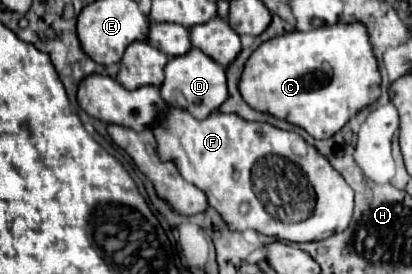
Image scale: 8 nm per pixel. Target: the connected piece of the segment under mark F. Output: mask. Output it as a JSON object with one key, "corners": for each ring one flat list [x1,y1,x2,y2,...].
{"corners":[[169,107,169,117,165,117,165,121,161,121,161,125,153,127,155,139,157,139,157,153,161,157,161,161,173,161,181,173,181,177,189,183,193,183,197,189,201,189,207,195,209,205,221,215,221,219,227,223,227,227,231,231,247,231,253,229,261,235,267,237,277,237,279,241,287,241,287,243,307,243,307,241,321,241,331,237,337,231,343,231,353,215,353,189,345,183,345,179,331,167,331,163,309,143,305,143,297,133,293,131,283,131,277,129,269,123,253,123,253,121,245,121,243,117,235,115,235,113,211,113,209,117,205,117,203,121,197,121,191,113,185,113,183,109,177,107]]}

